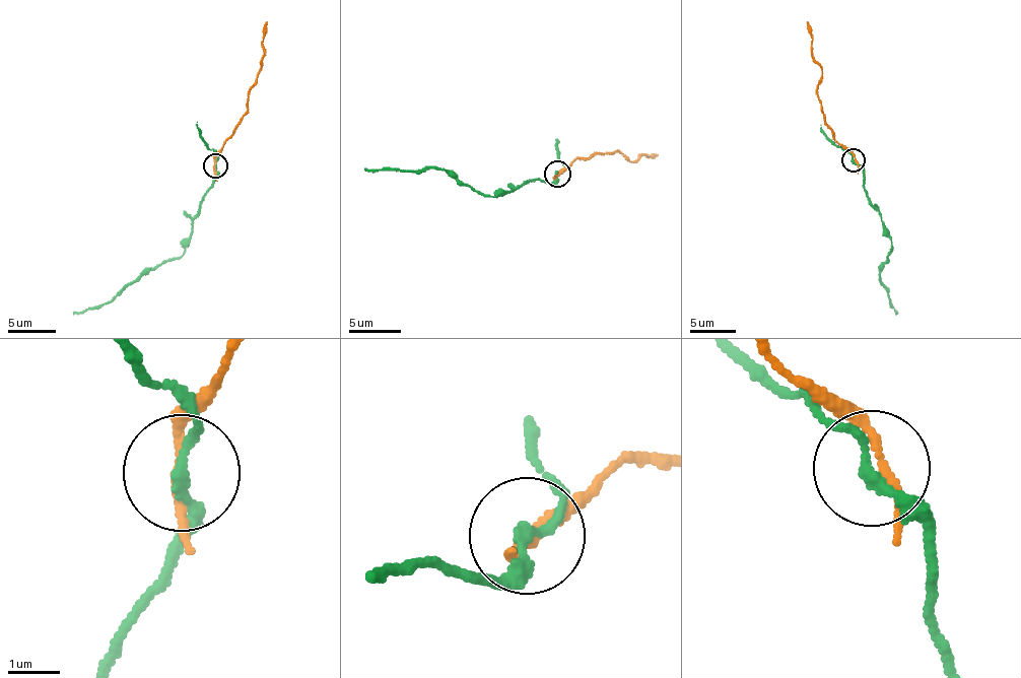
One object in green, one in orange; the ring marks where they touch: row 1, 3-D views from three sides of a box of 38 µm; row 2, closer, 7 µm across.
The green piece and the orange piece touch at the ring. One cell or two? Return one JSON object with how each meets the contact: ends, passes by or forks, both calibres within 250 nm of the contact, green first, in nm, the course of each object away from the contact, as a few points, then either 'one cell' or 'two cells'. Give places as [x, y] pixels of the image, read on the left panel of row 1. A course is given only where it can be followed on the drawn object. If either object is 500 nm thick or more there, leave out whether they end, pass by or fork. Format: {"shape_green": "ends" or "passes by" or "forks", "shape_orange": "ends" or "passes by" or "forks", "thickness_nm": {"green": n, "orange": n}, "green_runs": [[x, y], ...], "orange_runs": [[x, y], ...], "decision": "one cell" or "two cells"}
{"shape_green": "passes by", "shape_orange": "passes by", "thickness_nm": {"green": 190, "orange": 150}, "green_runs": [[216, 165], [213, 186], [193, 221], [189, 244], [184, 252], [149, 268], [108, 301], [73, 315]], "orange_runs": [[213, 165], [247, 108], [249, 88], [265, 57], [262, 36], [266, 22]], "decision": "two cells"}

